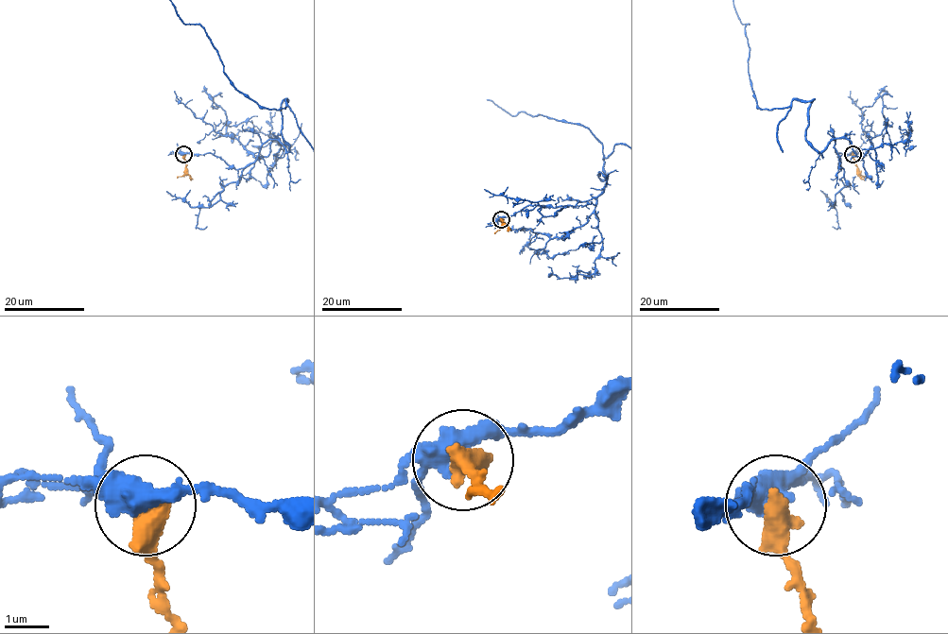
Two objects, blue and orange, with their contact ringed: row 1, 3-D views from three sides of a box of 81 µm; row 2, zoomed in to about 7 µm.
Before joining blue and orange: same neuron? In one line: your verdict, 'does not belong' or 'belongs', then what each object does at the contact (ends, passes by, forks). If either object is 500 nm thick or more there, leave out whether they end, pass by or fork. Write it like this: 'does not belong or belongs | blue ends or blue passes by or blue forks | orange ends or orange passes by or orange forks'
does not belong

